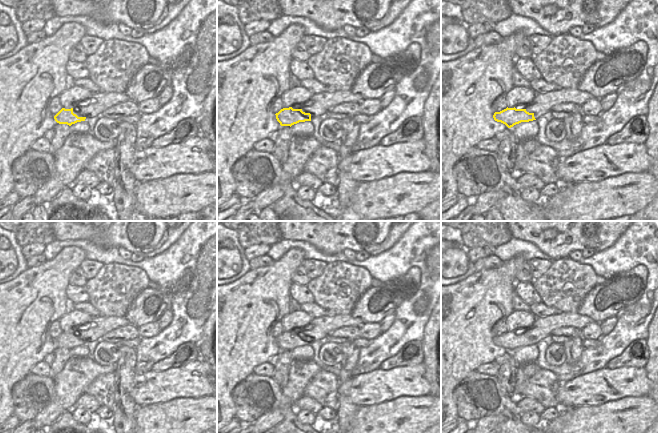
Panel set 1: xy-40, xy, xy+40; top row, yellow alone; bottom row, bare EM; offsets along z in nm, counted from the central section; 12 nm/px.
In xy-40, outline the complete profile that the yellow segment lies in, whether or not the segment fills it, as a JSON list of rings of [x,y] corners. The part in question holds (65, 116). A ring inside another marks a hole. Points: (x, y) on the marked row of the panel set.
[[[93,93],[91,97],[74,106],[71,109],[62,108],[55,116],[54,119],[59,124],[67,124],[71,126],[77,122],[85,121],[87,118],[95,116],[102,116],[109,107],[117,105],[121,102],[127,102],[130,98],[123,93]]]

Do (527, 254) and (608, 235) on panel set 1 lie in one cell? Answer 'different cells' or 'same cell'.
different cells

